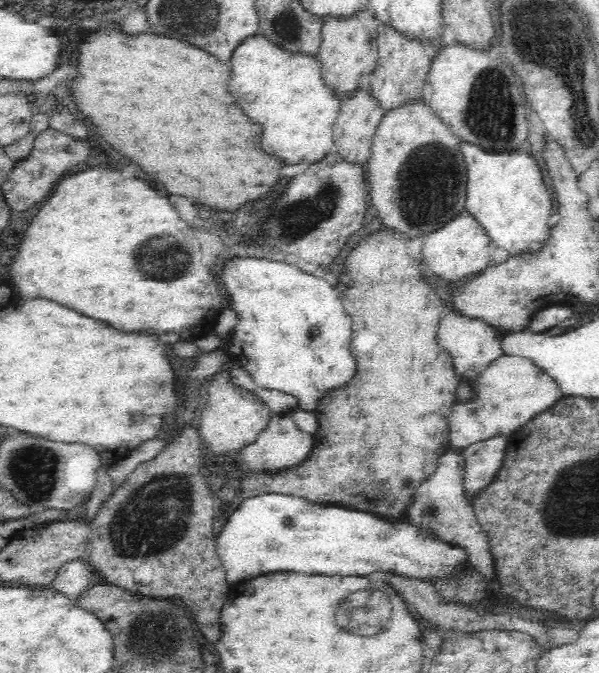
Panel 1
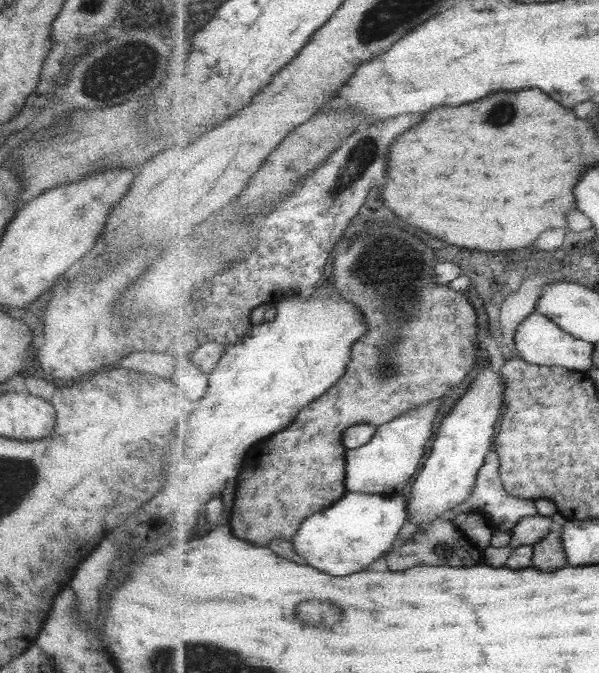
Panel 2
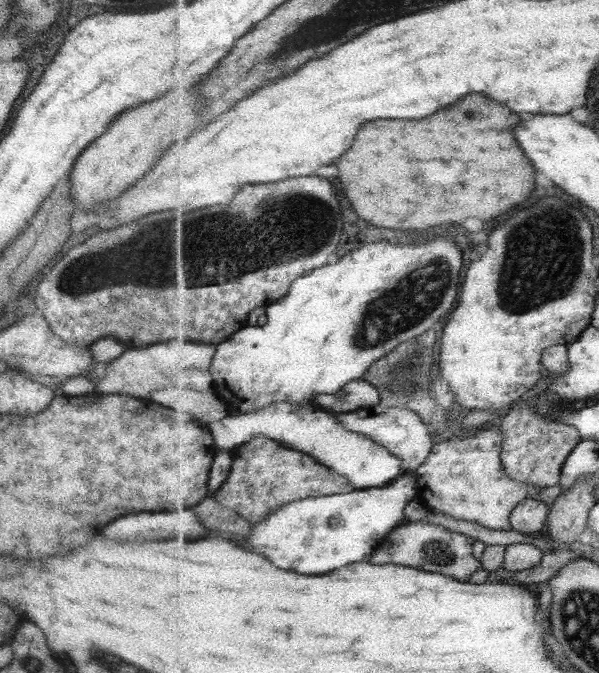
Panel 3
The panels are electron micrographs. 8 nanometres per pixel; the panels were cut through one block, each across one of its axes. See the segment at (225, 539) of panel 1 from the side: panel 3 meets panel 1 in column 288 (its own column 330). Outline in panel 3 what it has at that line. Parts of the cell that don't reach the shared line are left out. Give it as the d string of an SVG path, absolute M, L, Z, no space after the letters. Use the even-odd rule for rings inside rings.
M402 474L389 486L355 490L319 498L307 498L287 504L275 510L263 524L259 524L249 536L249 546L267 556L275 566L285 570L295 570L301 574L327 574L337 568L343 568L353 562L369 560L381 543L397 528L407 522L406 508L409 503L421 495L415 474Z

